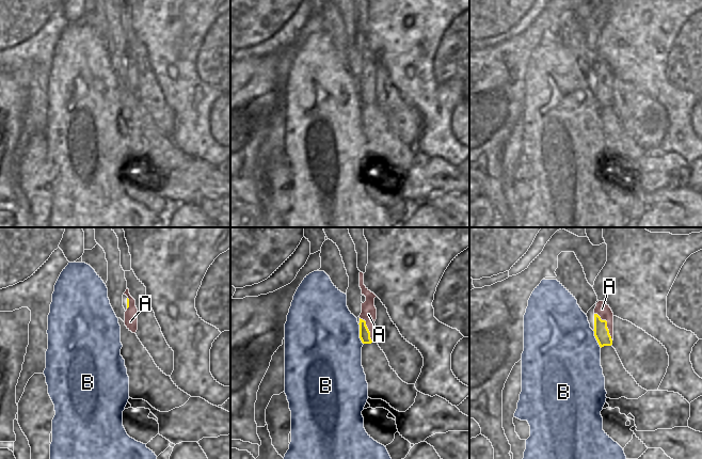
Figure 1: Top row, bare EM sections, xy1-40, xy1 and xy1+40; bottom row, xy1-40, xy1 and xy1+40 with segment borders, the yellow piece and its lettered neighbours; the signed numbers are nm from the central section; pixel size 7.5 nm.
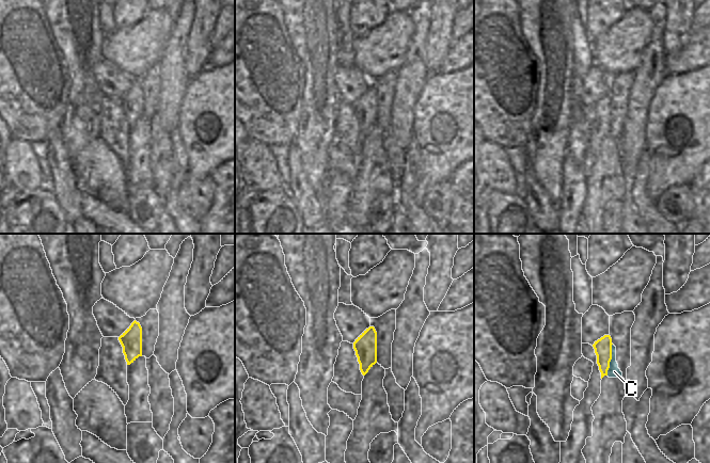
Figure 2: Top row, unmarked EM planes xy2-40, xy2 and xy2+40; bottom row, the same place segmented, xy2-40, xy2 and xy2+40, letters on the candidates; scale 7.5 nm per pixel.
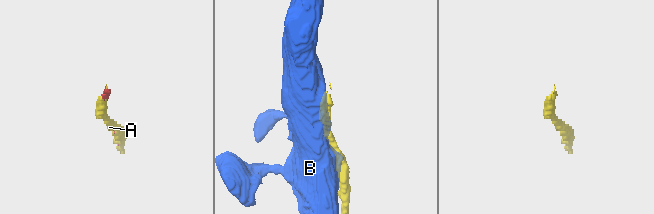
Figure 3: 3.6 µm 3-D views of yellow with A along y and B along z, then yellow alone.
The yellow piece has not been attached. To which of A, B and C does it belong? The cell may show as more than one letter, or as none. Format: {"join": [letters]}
{"join": ["C"]}

